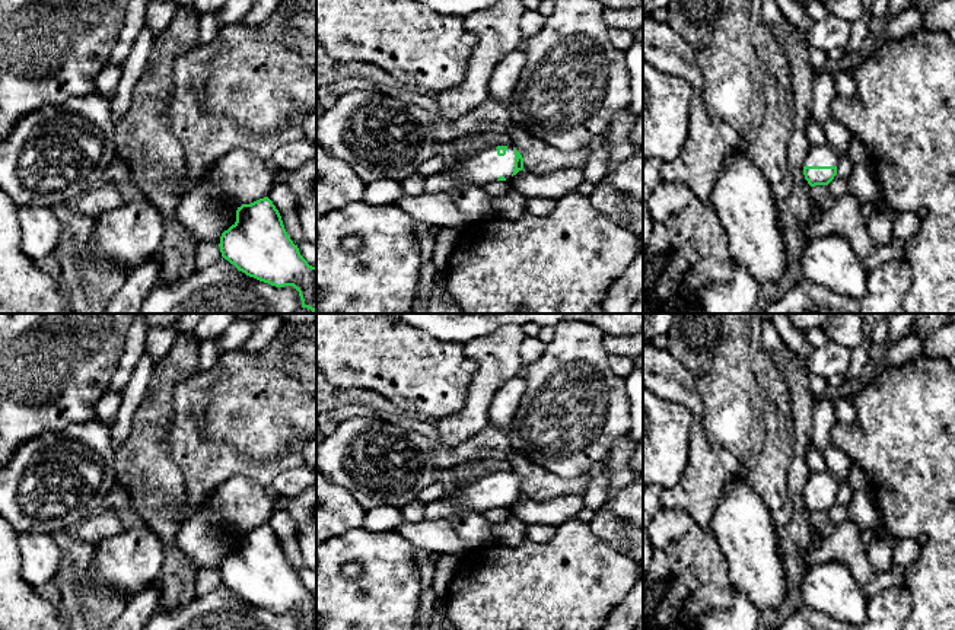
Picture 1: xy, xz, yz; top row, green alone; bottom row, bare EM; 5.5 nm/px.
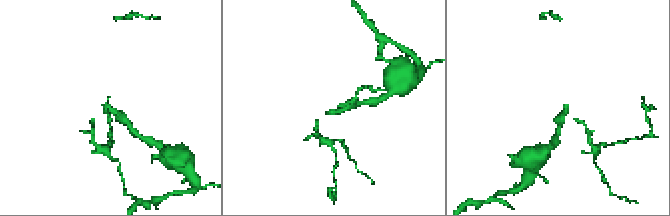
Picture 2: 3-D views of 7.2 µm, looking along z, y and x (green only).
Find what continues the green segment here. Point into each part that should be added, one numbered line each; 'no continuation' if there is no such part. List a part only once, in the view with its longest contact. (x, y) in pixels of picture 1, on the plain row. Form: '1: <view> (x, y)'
1: yz (824, 481)

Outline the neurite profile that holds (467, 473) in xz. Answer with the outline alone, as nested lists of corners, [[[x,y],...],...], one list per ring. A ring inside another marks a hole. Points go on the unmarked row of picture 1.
[[[488,458],[478,461],[465,461],[452,468],[443,468],[437,471],[436,480],[443,484],[443,497],[446,497],[452,496],[459,487],[472,484],[487,475],[510,471],[512,465],[509,462]]]

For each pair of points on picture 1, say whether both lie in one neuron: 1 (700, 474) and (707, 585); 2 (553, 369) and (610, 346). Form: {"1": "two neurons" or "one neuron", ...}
{"1": "two neurons", "2": "two neurons"}

